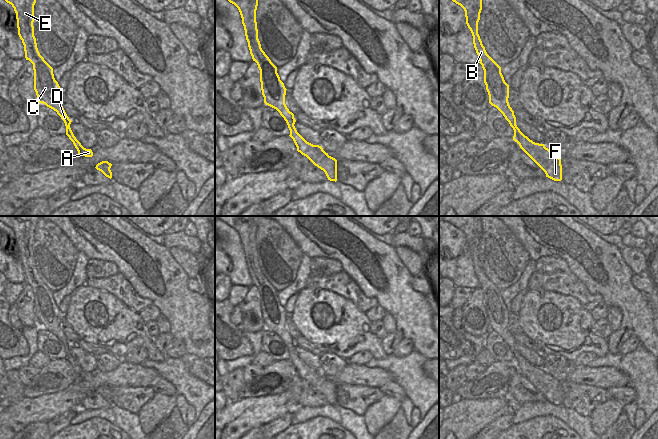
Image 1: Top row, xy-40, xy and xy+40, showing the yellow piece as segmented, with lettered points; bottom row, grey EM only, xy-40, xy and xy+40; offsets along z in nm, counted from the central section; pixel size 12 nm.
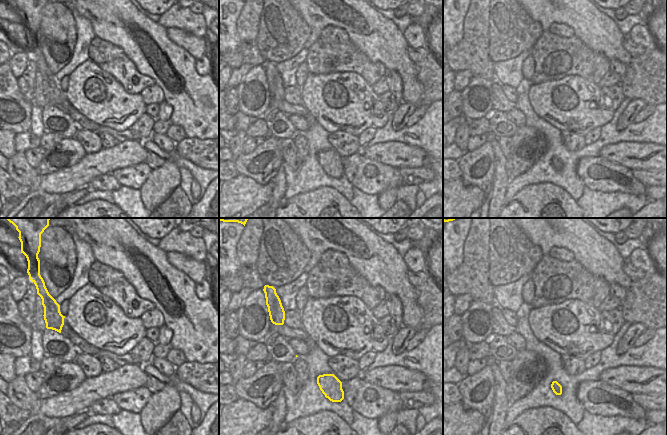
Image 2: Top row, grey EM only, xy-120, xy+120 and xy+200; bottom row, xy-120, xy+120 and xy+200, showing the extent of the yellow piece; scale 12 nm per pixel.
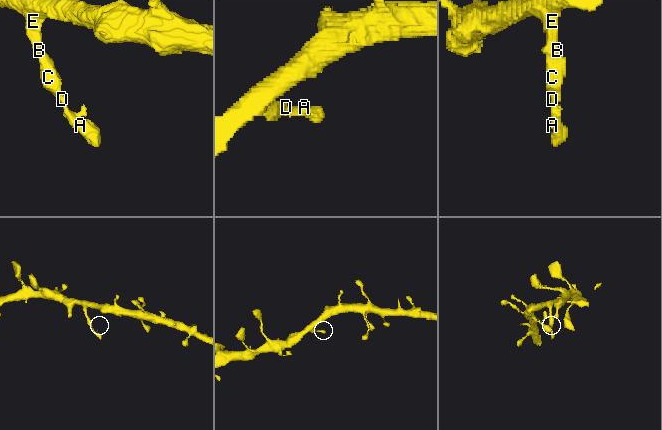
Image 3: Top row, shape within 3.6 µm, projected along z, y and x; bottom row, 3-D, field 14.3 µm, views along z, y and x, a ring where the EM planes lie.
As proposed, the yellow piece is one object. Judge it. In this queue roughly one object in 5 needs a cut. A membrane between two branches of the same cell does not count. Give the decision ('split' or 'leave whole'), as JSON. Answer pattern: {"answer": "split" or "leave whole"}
{"answer": "leave whole"}

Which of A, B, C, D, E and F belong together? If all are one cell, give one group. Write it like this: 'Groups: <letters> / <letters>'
Groups: A B C D E F

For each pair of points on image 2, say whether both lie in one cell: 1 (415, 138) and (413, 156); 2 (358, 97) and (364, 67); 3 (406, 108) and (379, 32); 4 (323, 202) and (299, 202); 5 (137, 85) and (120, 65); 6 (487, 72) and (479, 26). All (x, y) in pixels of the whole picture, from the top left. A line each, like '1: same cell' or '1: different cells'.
1: different cells
2: different cells
3: different cells
4: same cell
5: same cell
6: same cell

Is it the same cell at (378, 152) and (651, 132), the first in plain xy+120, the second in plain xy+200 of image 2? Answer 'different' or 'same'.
different

